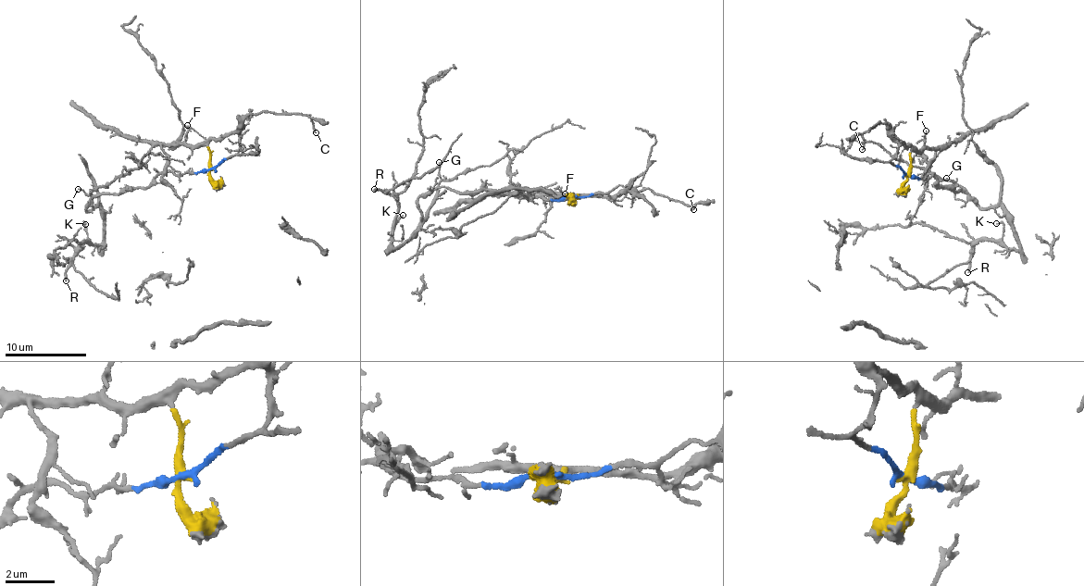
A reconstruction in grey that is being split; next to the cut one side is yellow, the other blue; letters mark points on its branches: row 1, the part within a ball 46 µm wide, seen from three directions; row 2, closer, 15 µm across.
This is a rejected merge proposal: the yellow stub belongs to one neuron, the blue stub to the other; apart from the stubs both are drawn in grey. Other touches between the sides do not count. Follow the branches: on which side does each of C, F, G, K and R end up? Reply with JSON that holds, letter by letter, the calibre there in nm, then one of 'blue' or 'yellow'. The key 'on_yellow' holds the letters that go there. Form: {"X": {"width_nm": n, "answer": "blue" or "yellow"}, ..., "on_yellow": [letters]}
{"C": {"width_nm": 120, "answer": "yellow"}, "F": {"width_nm": 130, "answer": "yellow"}, "G": {"width_nm": 80, "answer": "blue"}, "K": {"width_nm": 140, "answer": "blue"}, "R": {"width_nm": 190, "answer": "blue"}, "on_yellow": ["C", "F"]}

